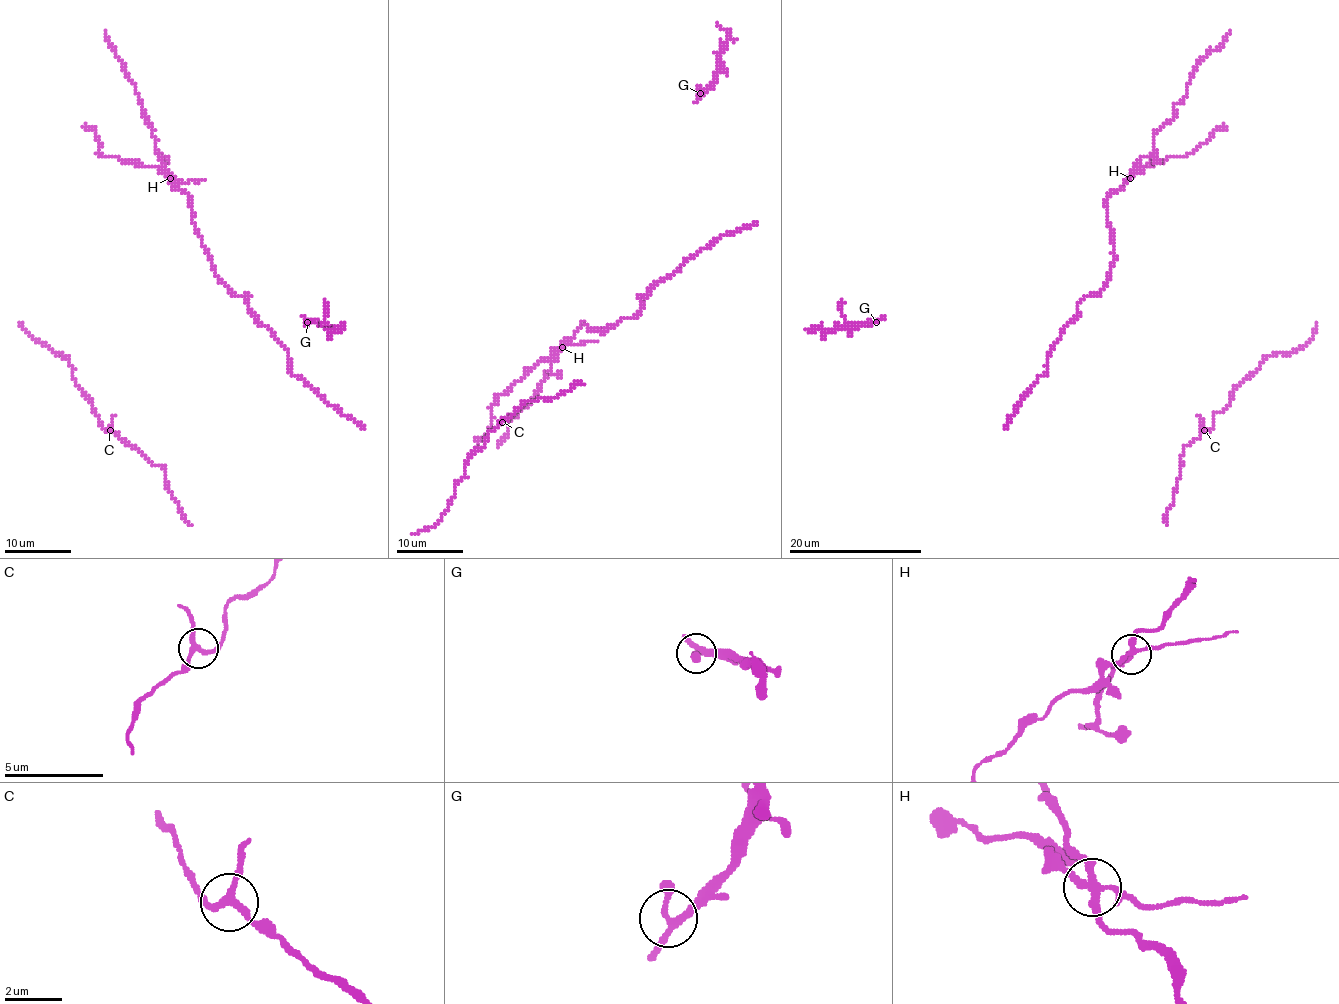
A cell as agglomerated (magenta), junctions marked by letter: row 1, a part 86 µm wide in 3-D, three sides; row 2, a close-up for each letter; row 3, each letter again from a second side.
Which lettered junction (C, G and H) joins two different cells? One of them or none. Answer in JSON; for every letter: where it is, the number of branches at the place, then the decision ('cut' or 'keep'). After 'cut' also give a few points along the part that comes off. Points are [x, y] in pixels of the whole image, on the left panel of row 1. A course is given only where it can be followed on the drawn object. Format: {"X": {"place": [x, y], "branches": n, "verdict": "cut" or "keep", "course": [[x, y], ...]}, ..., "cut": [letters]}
{"C": {"place": [110, 430], "branches": 3, "verdict": "keep"}, "G": {"place": [307, 322], "branches": 3, "verdict": "keep"}, "H": {"place": [170, 178], "branches": 3, "verdict": "cut", "course": [[169, 177], [156, 166], [129, 164], [118, 157], [101, 156], [98, 152], [96, 131], [83, 126]]}, "cut": ["H"]}

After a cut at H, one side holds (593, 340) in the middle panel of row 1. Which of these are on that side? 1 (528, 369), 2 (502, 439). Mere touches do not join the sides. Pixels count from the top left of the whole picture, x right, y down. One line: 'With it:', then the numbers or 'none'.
With it: 1

